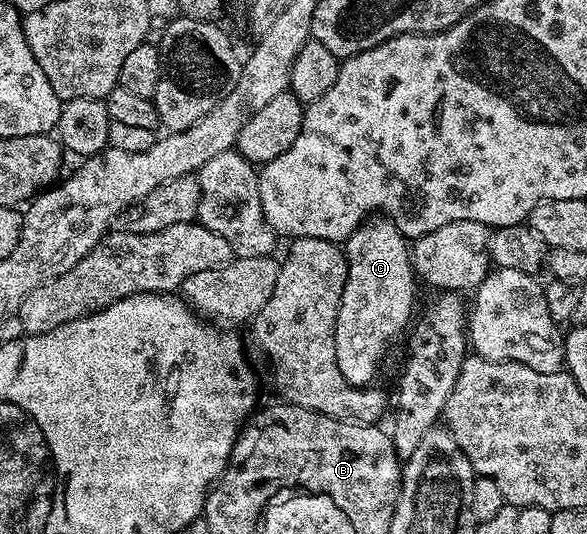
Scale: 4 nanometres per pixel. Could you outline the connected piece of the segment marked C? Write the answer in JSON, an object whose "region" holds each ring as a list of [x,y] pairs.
{"region":[[[387,216],[369,217],[347,238],[342,249],[348,259],[348,275],[342,288],[342,300],[338,304],[338,320],[334,324],[334,356],[342,376],[346,376],[351,386],[368,388],[379,376],[380,365],[383,364],[388,349],[395,344],[396,337],[400,333],[403,335],[413,321],[412,305],[416,302],[418,279],[412,268],[409,239],[398,232],[392,219]]]}

